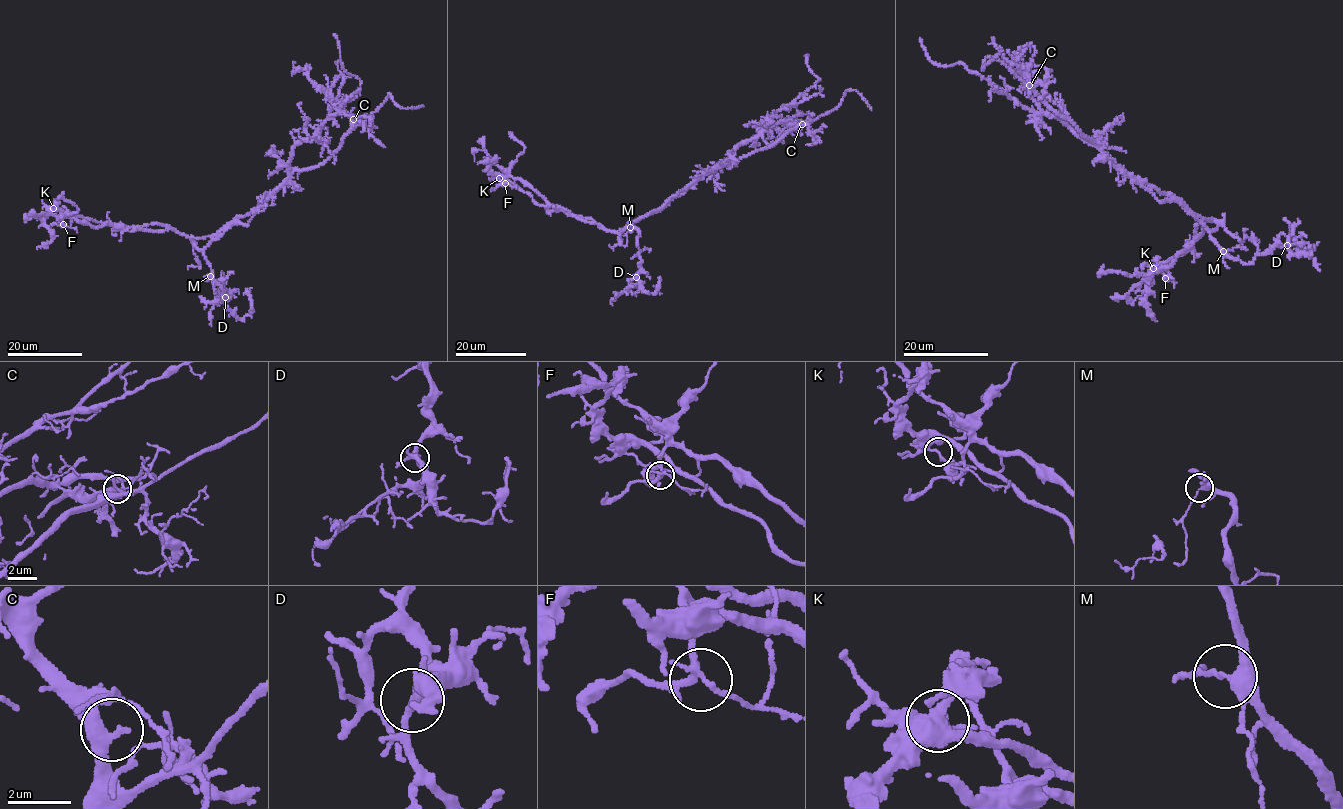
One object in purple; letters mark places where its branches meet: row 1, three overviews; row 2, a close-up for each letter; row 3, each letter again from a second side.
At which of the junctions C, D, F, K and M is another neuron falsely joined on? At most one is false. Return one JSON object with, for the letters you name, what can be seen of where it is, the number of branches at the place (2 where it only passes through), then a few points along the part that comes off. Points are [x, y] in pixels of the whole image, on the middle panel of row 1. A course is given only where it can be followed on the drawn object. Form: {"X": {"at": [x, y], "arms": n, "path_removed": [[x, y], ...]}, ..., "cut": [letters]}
{"K": {"at": [499, 178], "arms": 2, "path_removed": [[499, 178], [503, 176], [538, 204], [621, 230], [657, 212], [726, 162], [735, 147], [817, 81], [805, 57]]}, "cut": ["K"]}

